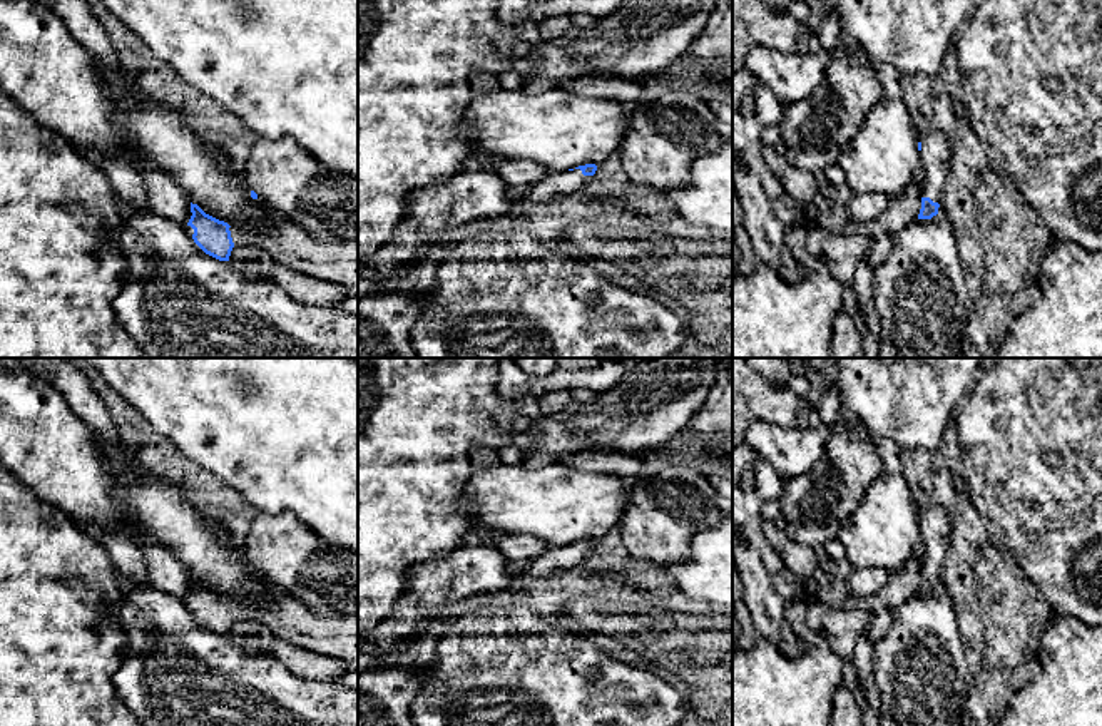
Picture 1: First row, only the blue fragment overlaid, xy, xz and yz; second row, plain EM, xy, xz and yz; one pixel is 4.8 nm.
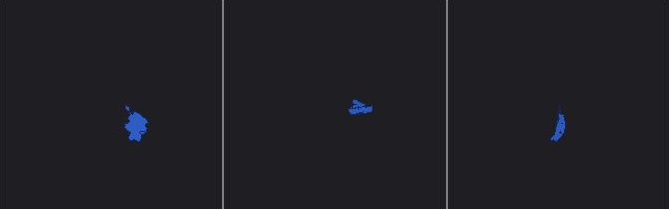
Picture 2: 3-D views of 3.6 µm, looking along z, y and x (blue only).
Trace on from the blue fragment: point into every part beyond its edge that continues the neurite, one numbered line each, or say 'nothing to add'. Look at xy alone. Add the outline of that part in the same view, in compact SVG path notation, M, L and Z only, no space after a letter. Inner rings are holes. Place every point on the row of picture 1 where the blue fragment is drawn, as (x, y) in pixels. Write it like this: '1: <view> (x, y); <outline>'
1: xy (286, 243); M261 196L258 206L273 219L269 231L251 226L231 226L234 246L251 244L264 258L284 264L293 271L334 281L351 291L358 291L358 243L321 243L308 231L288 221Z

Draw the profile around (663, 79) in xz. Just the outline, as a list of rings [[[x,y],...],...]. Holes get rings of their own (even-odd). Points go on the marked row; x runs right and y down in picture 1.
[[[666,69],[666,70],[661,70],[657,74],[644,77],[644,80],[647,84],[650,84],[654,89],[664,89],[664,87],[669,87],[672,84],[672,80],[679,79],[679,77],[686,77],[686,74],[684,75],[674,75],[669,72],[669,69]]]

